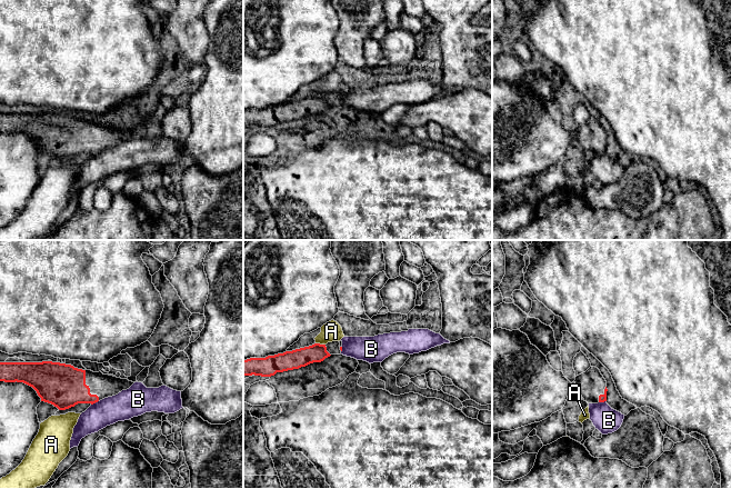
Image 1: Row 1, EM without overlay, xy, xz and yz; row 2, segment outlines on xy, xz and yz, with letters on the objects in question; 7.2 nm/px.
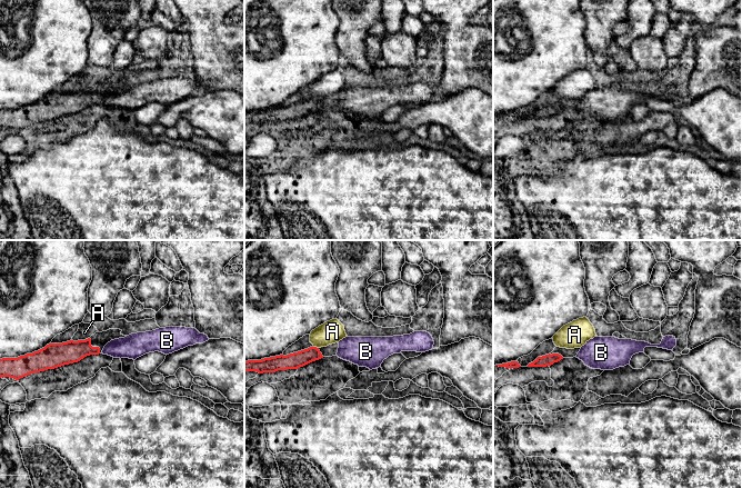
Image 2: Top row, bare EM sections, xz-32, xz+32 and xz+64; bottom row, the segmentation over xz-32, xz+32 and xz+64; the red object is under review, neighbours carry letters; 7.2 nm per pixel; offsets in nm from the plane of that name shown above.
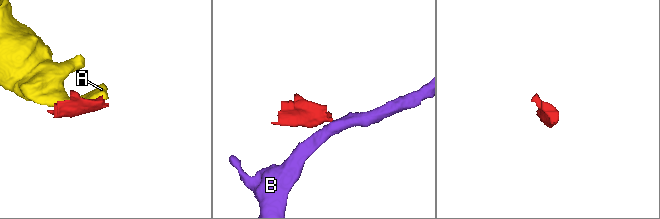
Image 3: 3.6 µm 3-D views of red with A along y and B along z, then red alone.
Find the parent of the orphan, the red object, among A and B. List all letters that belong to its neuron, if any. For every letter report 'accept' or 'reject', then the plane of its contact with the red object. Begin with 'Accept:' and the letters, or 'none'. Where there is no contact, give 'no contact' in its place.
Accept: none
A: reject; contact in xz
B: reject; contact in xy

